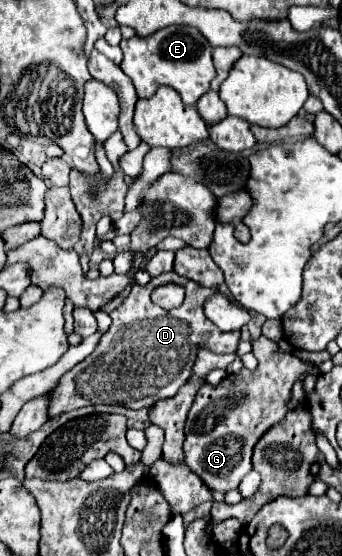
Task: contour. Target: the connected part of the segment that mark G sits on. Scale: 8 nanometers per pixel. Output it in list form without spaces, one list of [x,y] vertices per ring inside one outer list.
[[[258,338],[252,340],[252,350],[254,356],[258,358],[258,368],[256,370],[240,370],[236,376],[230,374],[226,376],[218,386],[204,384],[200,392],[196,394],[196,400],[188,412],[186,418],[186,440],[184,440],[184,462],[194,470],[206,486],[210,486],[214,492],[228,492],[232,488],[238,488],[240,480],[252,470],[252,452],[256,442],[264,436],[268,428],[274,424],[282,422],[286,414],[290,412],[288,402],[292,398],[292,386],[296,384],[298,378],[302,376],[318,376],[320,370],[318,366],[310,366],[302,360],[298,360],[290,352],[280,352],[278,344],[268,340],[268,338]]]

